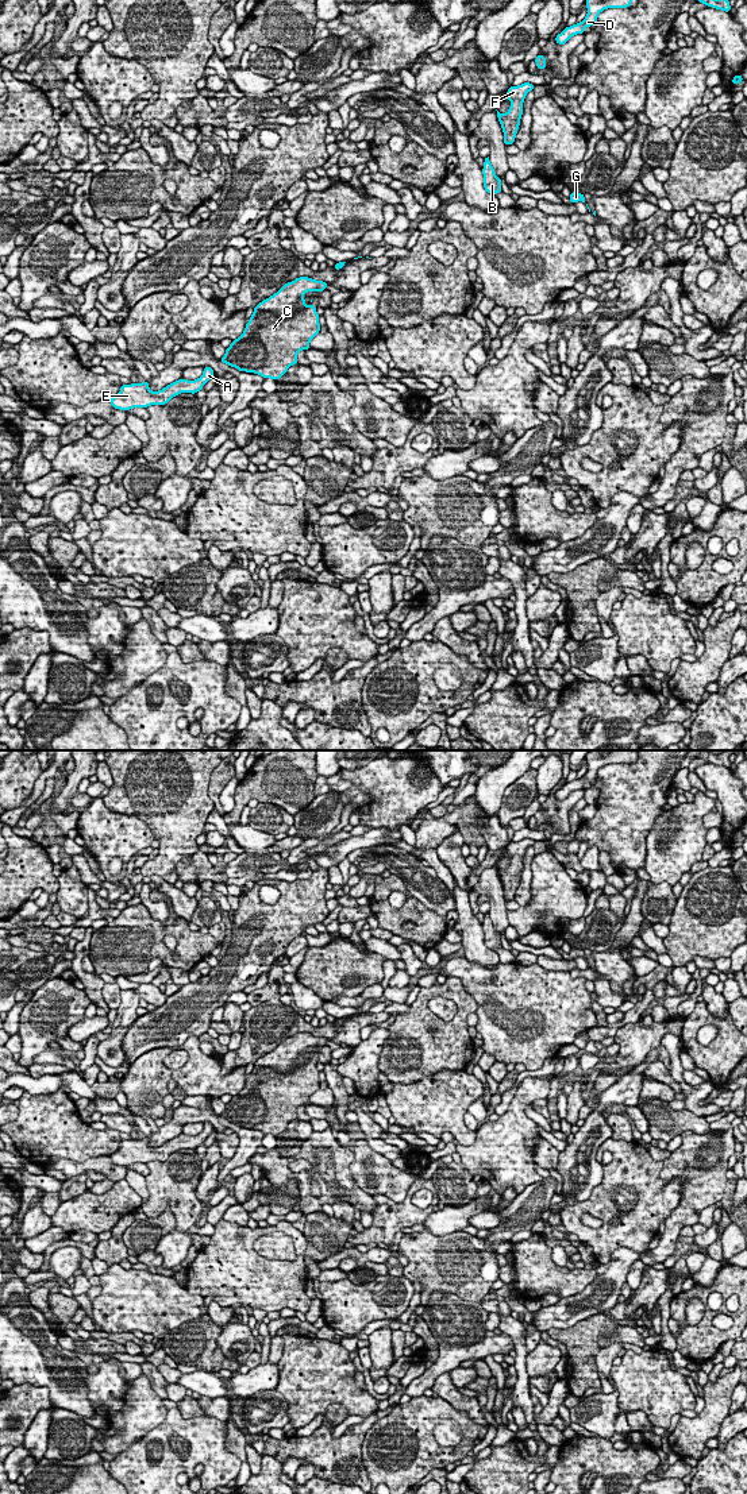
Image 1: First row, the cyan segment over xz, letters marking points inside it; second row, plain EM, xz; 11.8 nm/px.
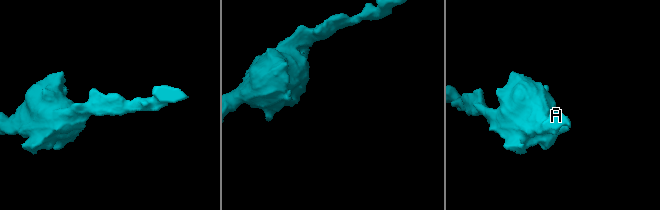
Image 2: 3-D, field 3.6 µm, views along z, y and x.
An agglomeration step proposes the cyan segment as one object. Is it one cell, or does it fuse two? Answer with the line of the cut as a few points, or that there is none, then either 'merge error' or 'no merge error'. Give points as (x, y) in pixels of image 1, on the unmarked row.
cut none; no merge error

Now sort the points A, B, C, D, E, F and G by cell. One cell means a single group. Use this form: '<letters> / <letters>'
A B C D E F G

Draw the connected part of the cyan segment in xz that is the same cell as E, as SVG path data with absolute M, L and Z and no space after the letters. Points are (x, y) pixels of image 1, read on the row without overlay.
M204 1123L204 1128L199 1135L188 1136L181 1134L168 1140L159 1147L151 1147L149 1138L122 1140L120 1149L108 1155L115 1165L130 1166L134 1163L147 1163L150 1161L166 1161L173 1153L181 1149L196 1150L212 1134L213 1126Z

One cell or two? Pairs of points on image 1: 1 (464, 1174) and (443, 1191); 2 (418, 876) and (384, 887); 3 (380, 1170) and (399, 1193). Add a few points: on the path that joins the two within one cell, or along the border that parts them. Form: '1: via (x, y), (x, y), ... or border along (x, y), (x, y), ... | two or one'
1: via (458, 1180), (449, 1186) | one
2: border along (392, 873), (424, 904) | two
3: via (385, 1176), (396, 1188) | one

